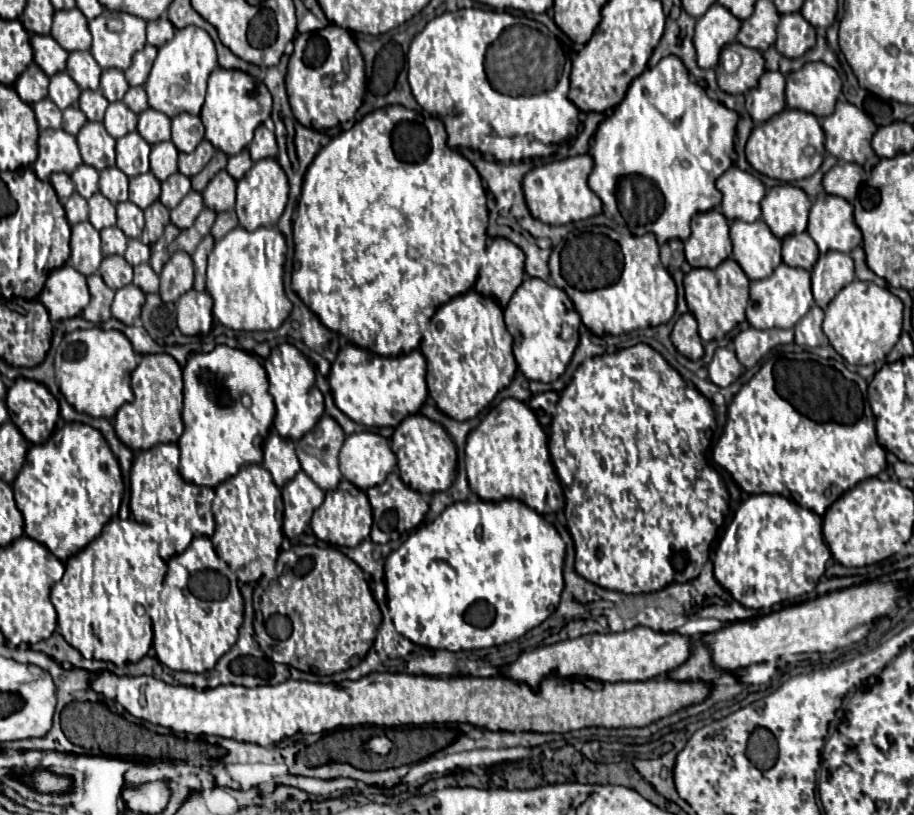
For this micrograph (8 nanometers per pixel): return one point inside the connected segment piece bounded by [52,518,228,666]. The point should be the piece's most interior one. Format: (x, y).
(99, 619)

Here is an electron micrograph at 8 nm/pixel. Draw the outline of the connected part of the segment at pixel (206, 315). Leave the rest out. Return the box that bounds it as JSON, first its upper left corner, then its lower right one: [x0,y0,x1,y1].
[176,290,213,336]

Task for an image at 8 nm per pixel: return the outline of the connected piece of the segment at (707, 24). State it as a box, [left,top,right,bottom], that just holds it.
[694,4,740,68]

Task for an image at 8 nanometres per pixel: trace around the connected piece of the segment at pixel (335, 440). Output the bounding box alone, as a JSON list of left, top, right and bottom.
[296,414,344,490]

